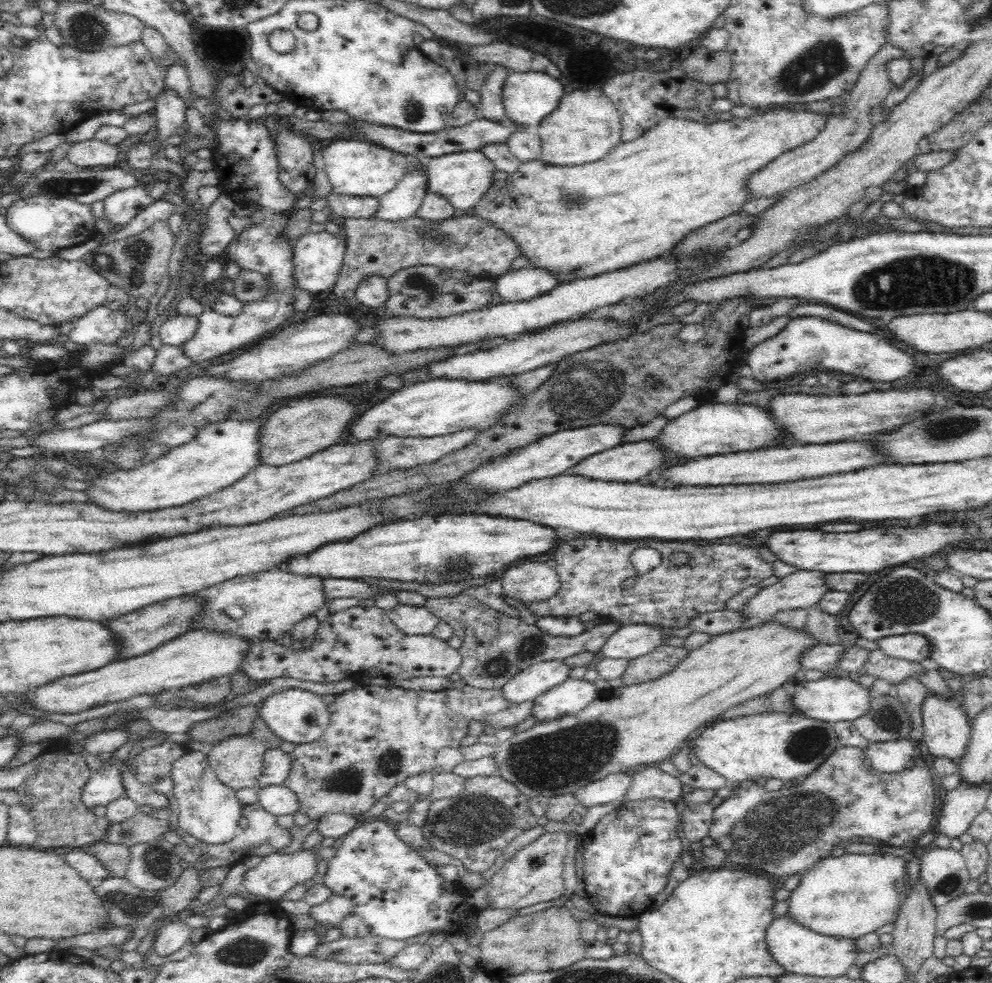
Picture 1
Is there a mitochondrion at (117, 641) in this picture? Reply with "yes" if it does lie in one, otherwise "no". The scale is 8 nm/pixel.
no

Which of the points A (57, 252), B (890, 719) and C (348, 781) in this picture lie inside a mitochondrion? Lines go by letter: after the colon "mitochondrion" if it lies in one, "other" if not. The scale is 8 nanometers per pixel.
A: other
B: mitochondrion
C: mitochondrion

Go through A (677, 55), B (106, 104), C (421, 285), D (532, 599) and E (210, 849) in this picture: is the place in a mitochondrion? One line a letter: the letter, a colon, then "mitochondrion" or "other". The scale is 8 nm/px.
A: other
B: other
C: mitochondrion
D: other
E: other

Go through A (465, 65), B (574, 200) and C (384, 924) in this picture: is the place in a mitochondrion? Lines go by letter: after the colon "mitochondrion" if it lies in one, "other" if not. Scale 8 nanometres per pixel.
A: other
B: mitochondrion
C: other

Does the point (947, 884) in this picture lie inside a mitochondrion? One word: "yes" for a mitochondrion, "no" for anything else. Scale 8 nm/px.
yes

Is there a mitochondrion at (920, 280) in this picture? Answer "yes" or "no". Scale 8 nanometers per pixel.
yes

